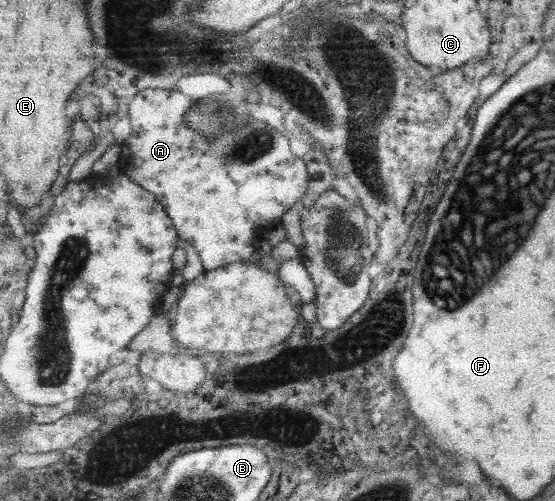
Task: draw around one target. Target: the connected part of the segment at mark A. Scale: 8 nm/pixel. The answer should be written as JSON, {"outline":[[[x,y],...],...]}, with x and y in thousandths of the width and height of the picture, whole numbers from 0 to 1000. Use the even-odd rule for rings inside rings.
{"outline":[[[261,176],[236,198],[231,214],[238,263],[220,287],[213,333],[259,377],[277,385],[299,411],[326,477],[357,501],[369,539],[461,517],[463,457],[506,447],[506,433],[559,381],[557,341],[546,317],[524,301],[521,273],[481,244],[452,234],[445,250],[404,261],[389,277],[339,251],[337,230],[359,202],[323,180]]]}

